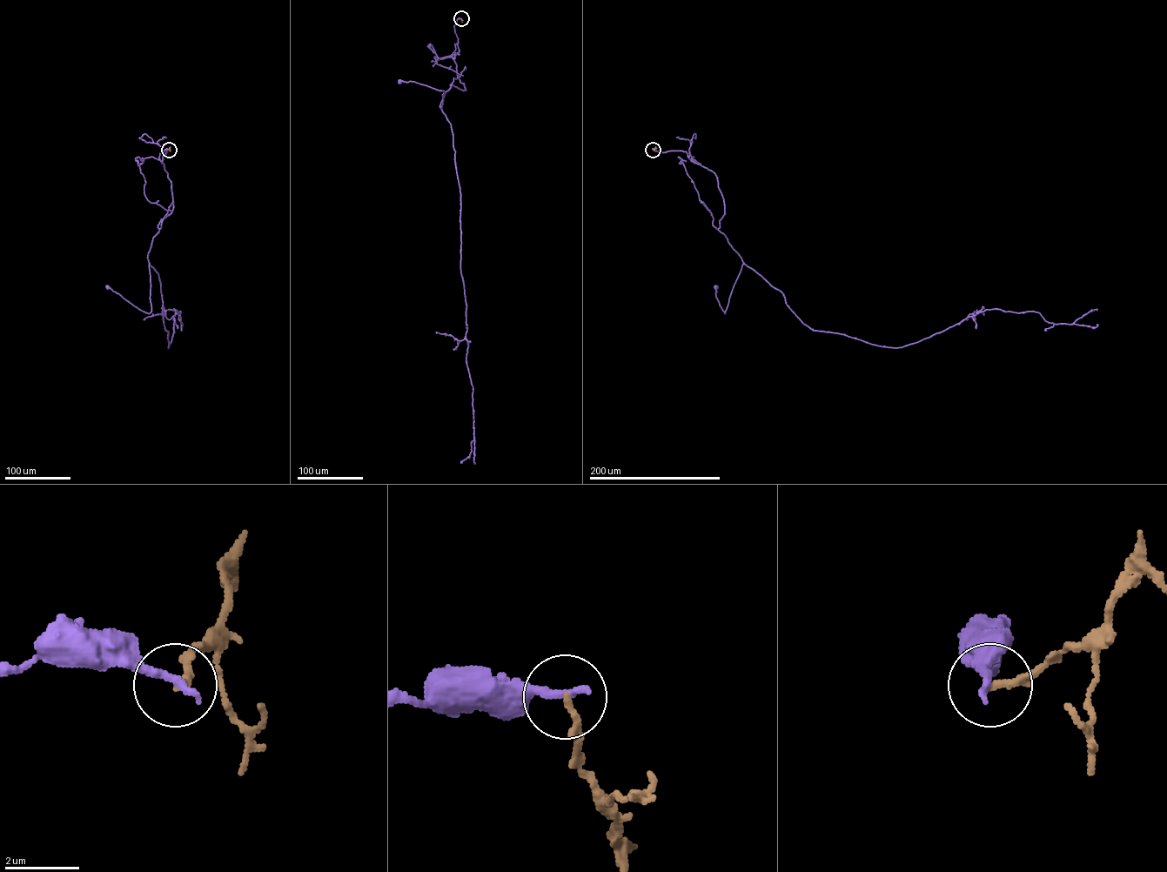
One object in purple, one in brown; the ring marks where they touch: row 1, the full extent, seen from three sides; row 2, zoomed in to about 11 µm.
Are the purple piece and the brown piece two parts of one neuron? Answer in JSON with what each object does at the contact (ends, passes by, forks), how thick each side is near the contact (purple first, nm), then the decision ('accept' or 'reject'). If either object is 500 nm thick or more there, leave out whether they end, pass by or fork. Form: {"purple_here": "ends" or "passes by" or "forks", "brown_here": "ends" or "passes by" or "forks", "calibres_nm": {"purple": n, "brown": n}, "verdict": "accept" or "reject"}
{"purple_here": "ends", "brown_here": "ends", "calibres_nm": {"purple": 280, "brown": 190}, "verdict": "reject"}

